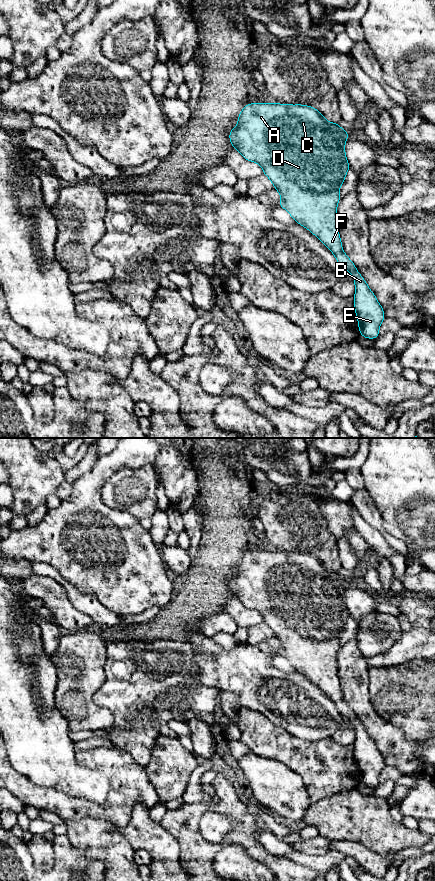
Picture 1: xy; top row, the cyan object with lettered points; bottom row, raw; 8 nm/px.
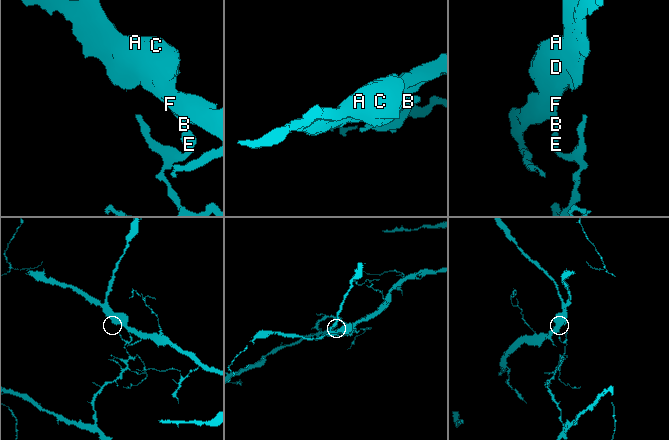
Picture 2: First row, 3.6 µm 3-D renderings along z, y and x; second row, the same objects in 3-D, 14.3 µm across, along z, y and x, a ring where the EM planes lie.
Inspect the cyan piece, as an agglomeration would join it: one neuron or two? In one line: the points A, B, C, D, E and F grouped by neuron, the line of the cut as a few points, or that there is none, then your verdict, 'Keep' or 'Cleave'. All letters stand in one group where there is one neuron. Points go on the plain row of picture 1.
Groups: A C D F / B E. Split along xy (356, 717), (350, 720). Cleave

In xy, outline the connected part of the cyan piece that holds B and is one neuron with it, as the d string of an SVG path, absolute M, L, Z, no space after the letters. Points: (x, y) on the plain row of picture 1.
M356 718L351 722L356 736L354 757L360 783L368 787L376 787L379 784L379 775L385 767L383 756L360 721Z

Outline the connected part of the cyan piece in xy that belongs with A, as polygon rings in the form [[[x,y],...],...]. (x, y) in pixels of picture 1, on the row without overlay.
[[[251,551],[244,554],[238,565],[238,571],[229,580],[234,597],[248,609],[256,610],[273,631],[282,646],[278,655],[284,656],[290,664],[313,683],[334,702],[337,710],[350,721],[356,714],[344,701],[338,679],[337,652],[341,647],[339,635],[344,631],[350,617],[345,603],[345,590],[350,583],[338,571],[327,569],[315,556],[307,553],[279,551]]]

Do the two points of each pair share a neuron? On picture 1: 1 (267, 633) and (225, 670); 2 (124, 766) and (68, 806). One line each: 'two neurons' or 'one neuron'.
1: two neurons
2: one neuron

